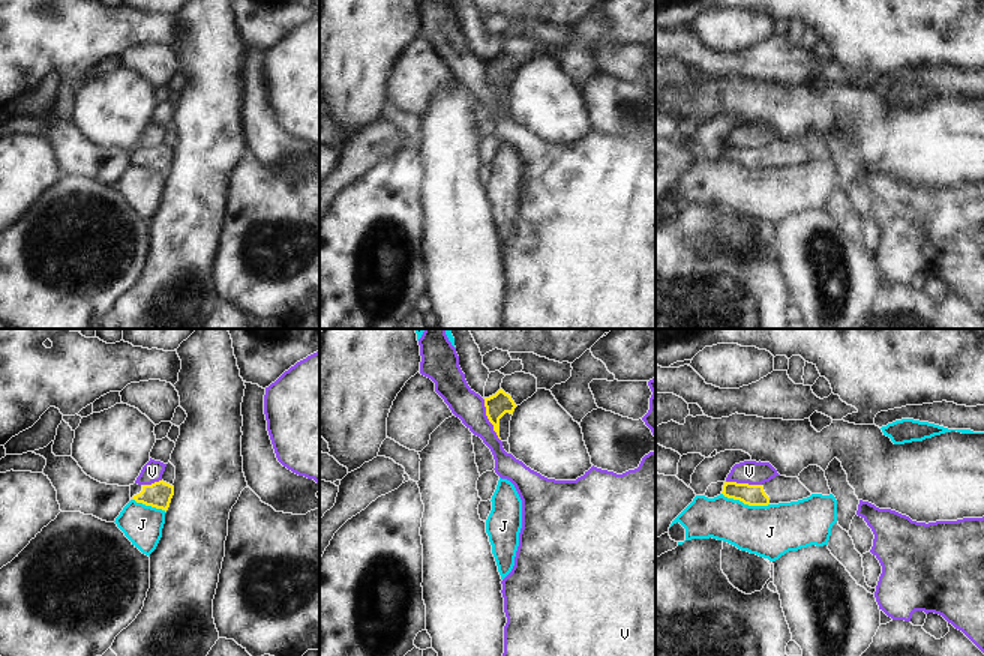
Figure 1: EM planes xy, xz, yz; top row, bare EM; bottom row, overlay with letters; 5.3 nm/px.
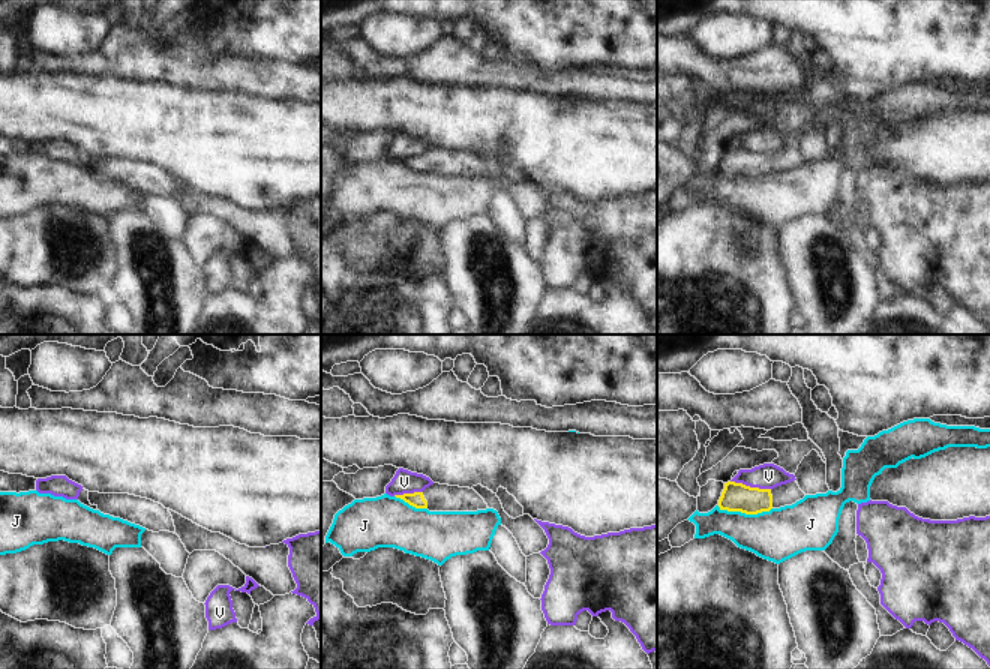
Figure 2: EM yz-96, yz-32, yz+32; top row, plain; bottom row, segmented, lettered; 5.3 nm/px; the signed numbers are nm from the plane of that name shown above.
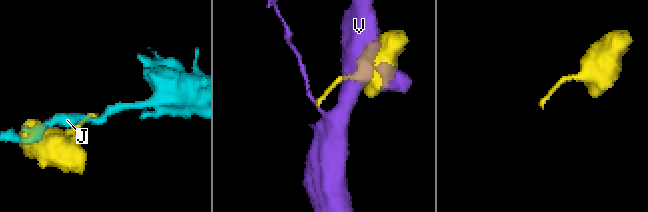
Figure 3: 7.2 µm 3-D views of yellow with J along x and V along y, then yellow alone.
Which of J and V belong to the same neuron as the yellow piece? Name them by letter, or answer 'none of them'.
none of them.

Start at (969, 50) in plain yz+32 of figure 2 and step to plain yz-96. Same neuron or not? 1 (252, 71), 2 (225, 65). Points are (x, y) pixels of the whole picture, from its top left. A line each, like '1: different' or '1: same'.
1: different
2: different

